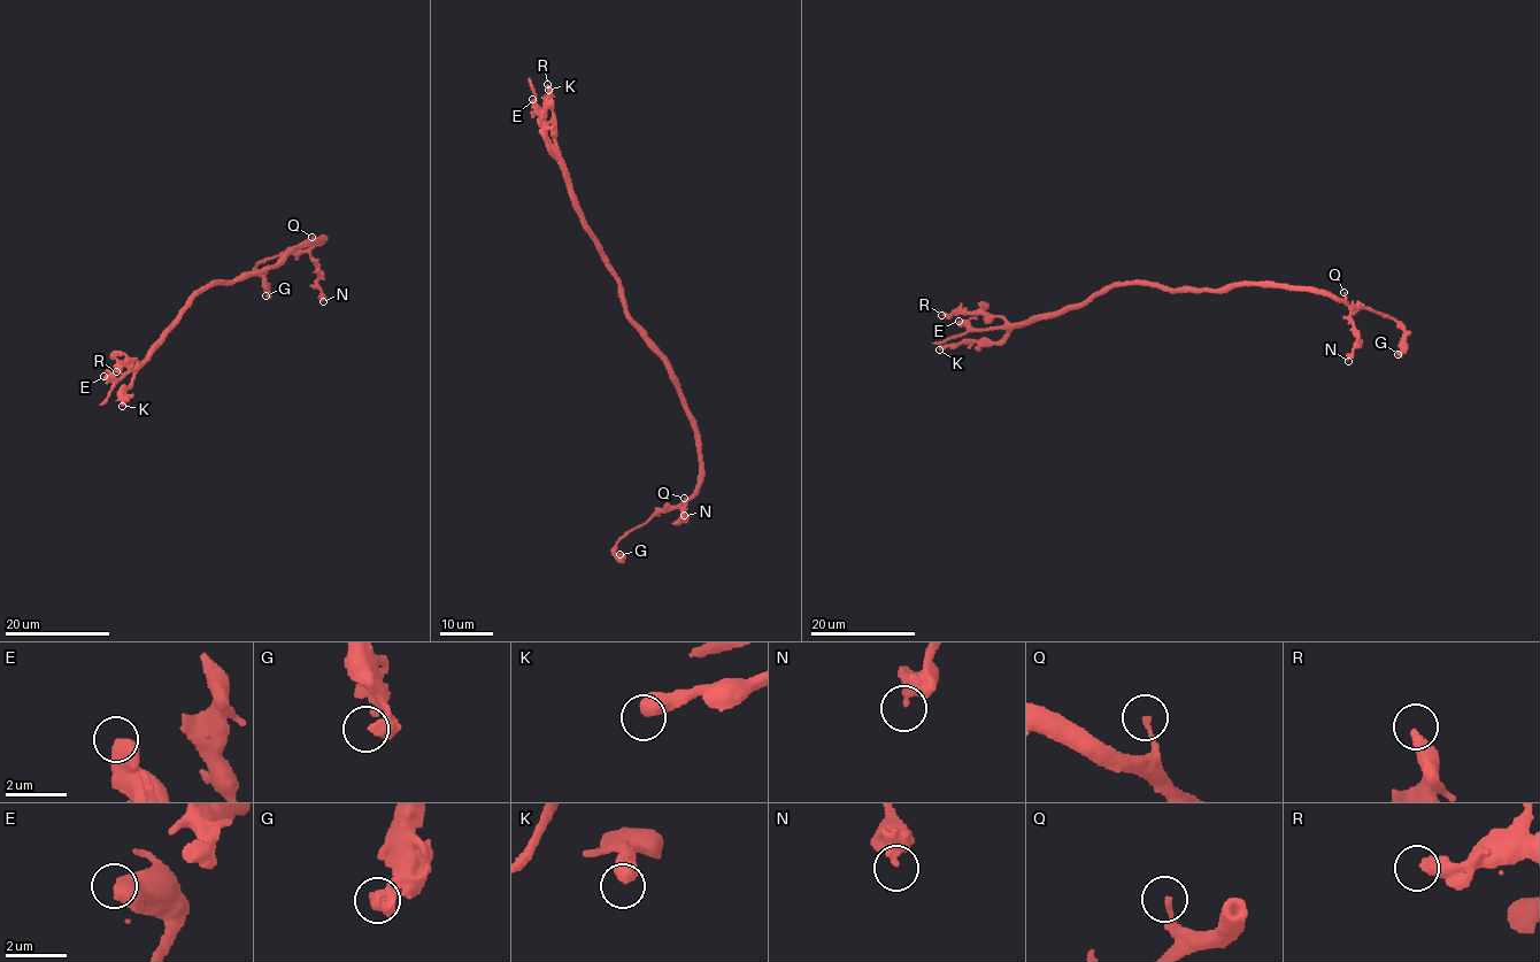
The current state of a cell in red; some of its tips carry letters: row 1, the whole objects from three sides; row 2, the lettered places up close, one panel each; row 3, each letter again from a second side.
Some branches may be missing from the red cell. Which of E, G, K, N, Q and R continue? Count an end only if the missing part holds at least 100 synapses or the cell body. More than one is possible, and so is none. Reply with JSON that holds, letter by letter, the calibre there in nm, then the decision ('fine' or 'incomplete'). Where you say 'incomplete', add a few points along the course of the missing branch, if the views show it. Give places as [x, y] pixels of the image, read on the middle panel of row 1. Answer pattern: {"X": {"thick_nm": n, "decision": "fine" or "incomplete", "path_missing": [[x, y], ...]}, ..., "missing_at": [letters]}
{"E": {"thick_nm": 650, "decision": "fine"}, "G": {"thick_nm": 320, "decision": "fine"}, "K": {"thick_nm": 550, "decision": "fine"}, "N": {"thick_nm": 280, "decision": "fine"}, "Q": {"thick_nm": 130, "decision": "fine"}, "R": {"thick_nm": 400, "decision": "fine"}, "missing_at": []}

